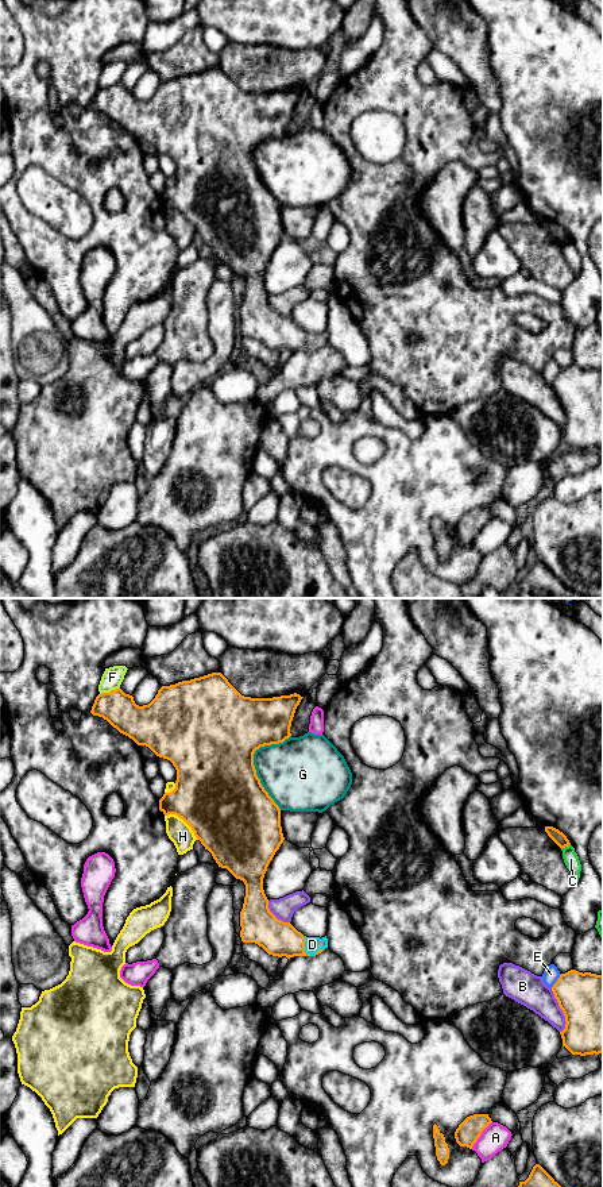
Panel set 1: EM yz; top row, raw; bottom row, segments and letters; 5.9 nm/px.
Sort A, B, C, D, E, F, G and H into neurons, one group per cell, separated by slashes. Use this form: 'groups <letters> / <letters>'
groups A / B / C / D / E / F / G / H

